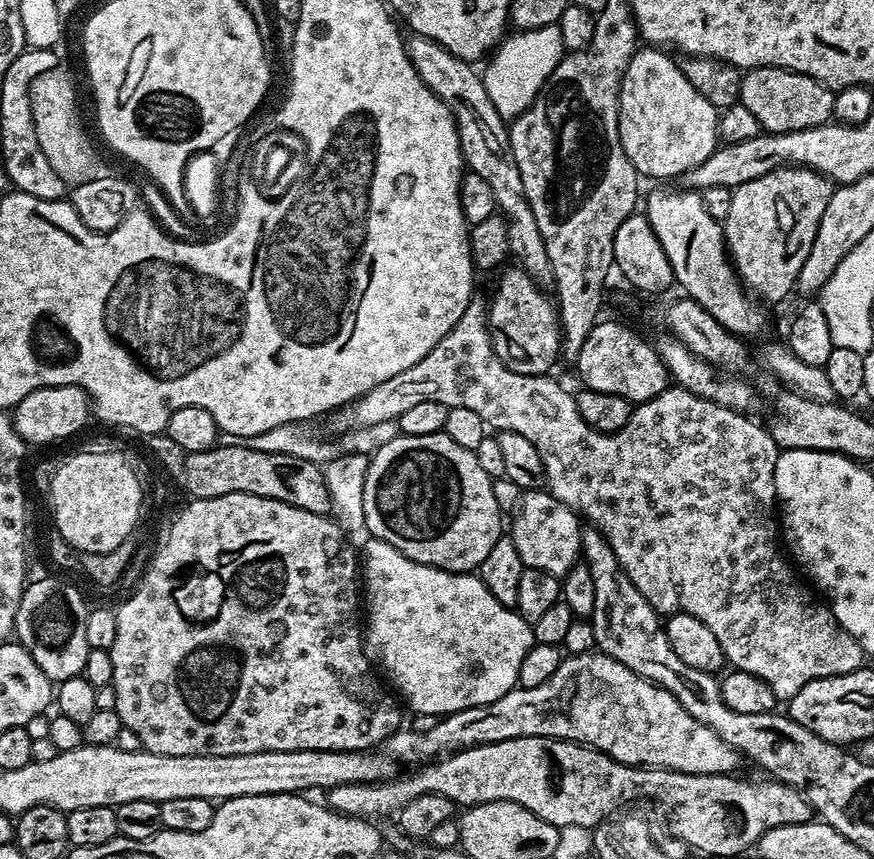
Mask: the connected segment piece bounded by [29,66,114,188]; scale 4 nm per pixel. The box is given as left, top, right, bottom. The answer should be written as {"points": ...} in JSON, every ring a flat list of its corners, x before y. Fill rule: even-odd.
{"points":[[63,67,34,76,29,84,29,100,39,150,44,152,46,160,67,187,73,188,94,178,108,178,114,174,114,168,98,154,82,126,78,94]]}

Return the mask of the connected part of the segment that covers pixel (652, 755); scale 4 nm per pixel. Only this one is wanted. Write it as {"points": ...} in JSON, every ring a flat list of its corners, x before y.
{"points":[[599,650,577,656,565,655,558,670,554,670,542,686,517,686,502,694,502,698,458,710,429,724,432,725,421,732,401,727,384,741,383,751,397,761,419,761,445,750,470,748,474,744,493,744,523,736,549,736,587,744,623,764,669,768,695,776,735,773,736,763,742,760,741,753,714,734,710,726,692,717,670,690,634,674,634,670]]}

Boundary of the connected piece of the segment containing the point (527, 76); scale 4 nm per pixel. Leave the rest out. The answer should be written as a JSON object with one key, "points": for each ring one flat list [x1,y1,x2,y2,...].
{"points":[[555,24,516,30,500,41,487,61,488,69,483,69,482,75,486,94,490,94,490,102,494,102,494,110,498,110,498,114,504,121,511,122,527,111,536,95,540,93,546,78,558,66,558,62,564,55,566,49,560,29]]}

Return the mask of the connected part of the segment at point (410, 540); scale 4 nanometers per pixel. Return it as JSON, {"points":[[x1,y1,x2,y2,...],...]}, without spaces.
{"points":[[444,431,422,434,421,436,401,436,397,434,390,442,383,444,378,451,371,453,368,469,366,470,366,494,362,494,362,506,366,510,364,527,375,539,390,542,390,546,394,546,399,552,406,554,406,558,410,558,414,562,457,574,475,573,479,569,482,558,486,558,486,554,490,554,494,542,500,540,502,535,500,527,503,524,505,527,506,524,505,517,498,506,498,501,494,498,493,481,493,477,488,476,486,470,482,470,482,465,479,464,475,452,466,450,466,446,458,446,458,442,454,442,454,438,447,436]]}

